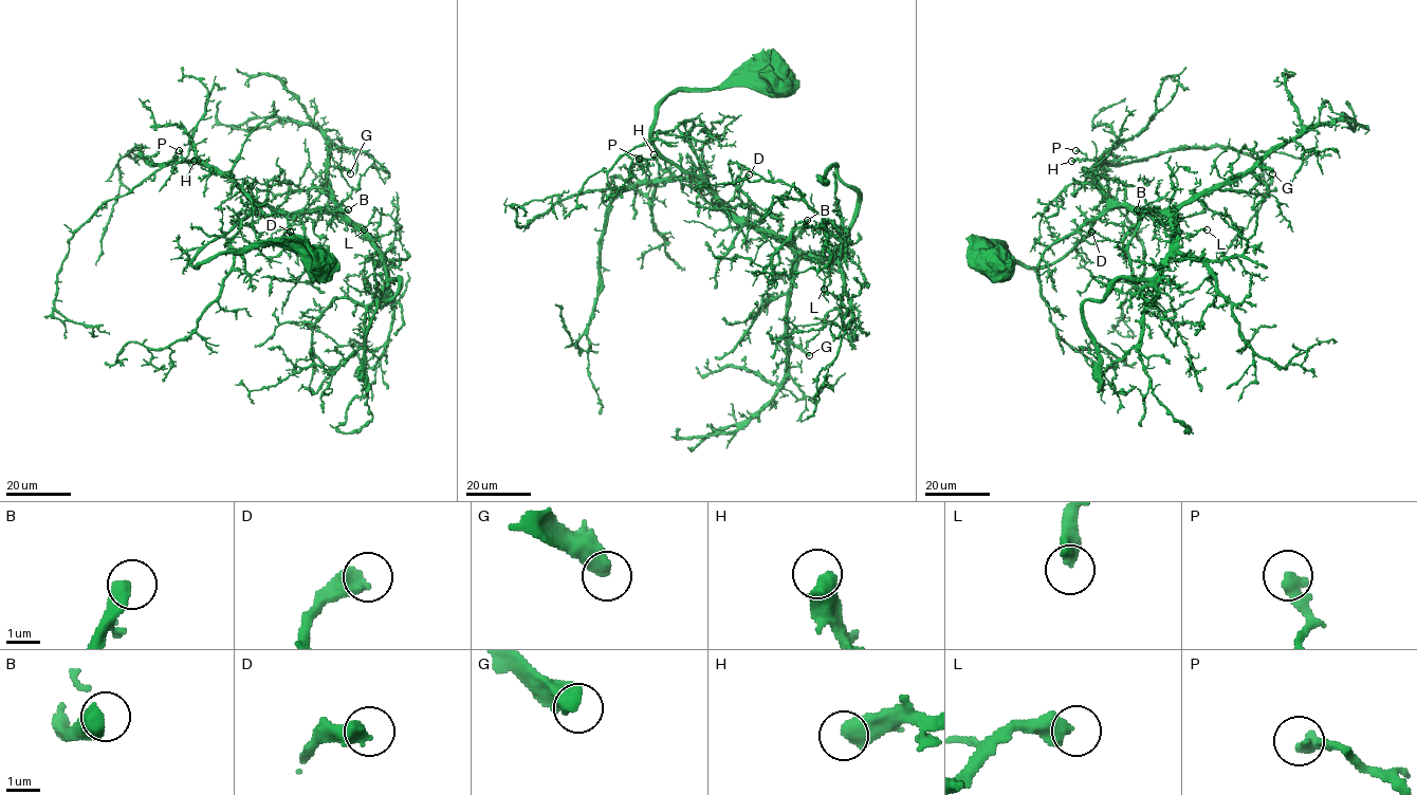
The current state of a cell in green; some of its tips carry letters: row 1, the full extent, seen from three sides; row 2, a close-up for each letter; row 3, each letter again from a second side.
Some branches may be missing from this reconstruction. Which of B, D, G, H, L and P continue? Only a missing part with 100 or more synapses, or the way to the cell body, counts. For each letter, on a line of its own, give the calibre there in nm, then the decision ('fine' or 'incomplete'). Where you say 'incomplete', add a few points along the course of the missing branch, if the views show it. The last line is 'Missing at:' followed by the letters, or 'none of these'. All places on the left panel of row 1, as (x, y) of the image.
B: calibre 500 nm; incomplete; course (348, 209), (348, 205), (355, 209), (349, 221), (342, 224), (348, 228), (349, 206)
D: calibre 550 nm; fine
G: calibre 500 nm; fine
H: calibre 600 nm; fine
L: calibre 480 nm; fine
P: calibre 400 nm; fine
Missing at: B

